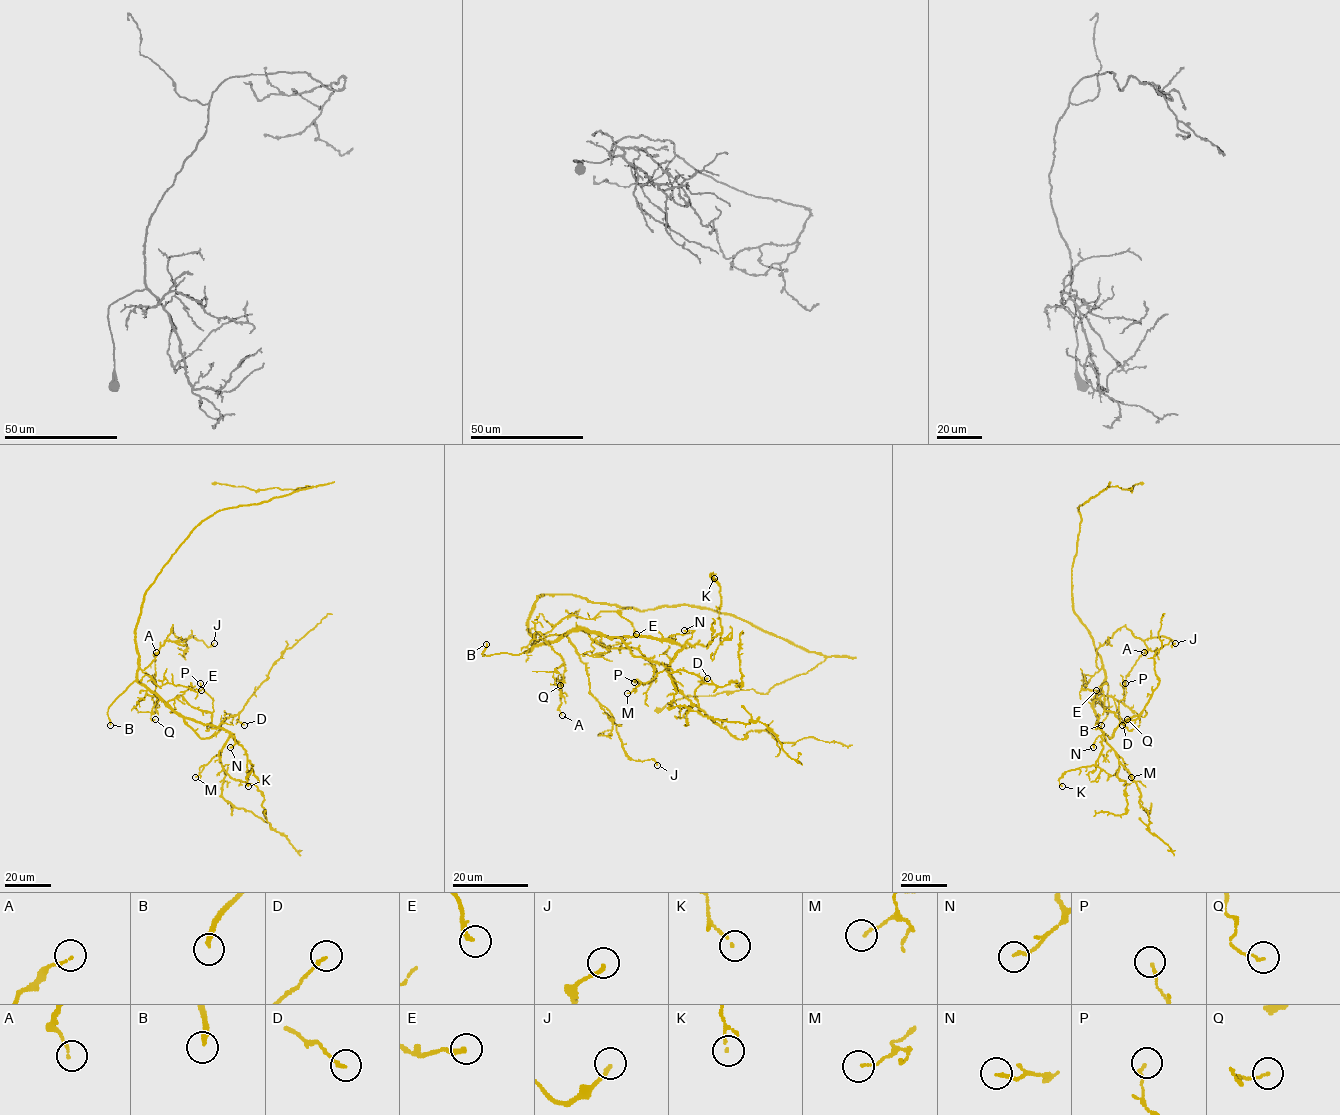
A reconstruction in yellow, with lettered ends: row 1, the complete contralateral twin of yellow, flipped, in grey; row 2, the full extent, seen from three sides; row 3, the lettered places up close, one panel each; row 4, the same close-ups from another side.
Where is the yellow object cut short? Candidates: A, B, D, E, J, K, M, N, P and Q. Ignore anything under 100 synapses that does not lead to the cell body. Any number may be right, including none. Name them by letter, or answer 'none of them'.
B

